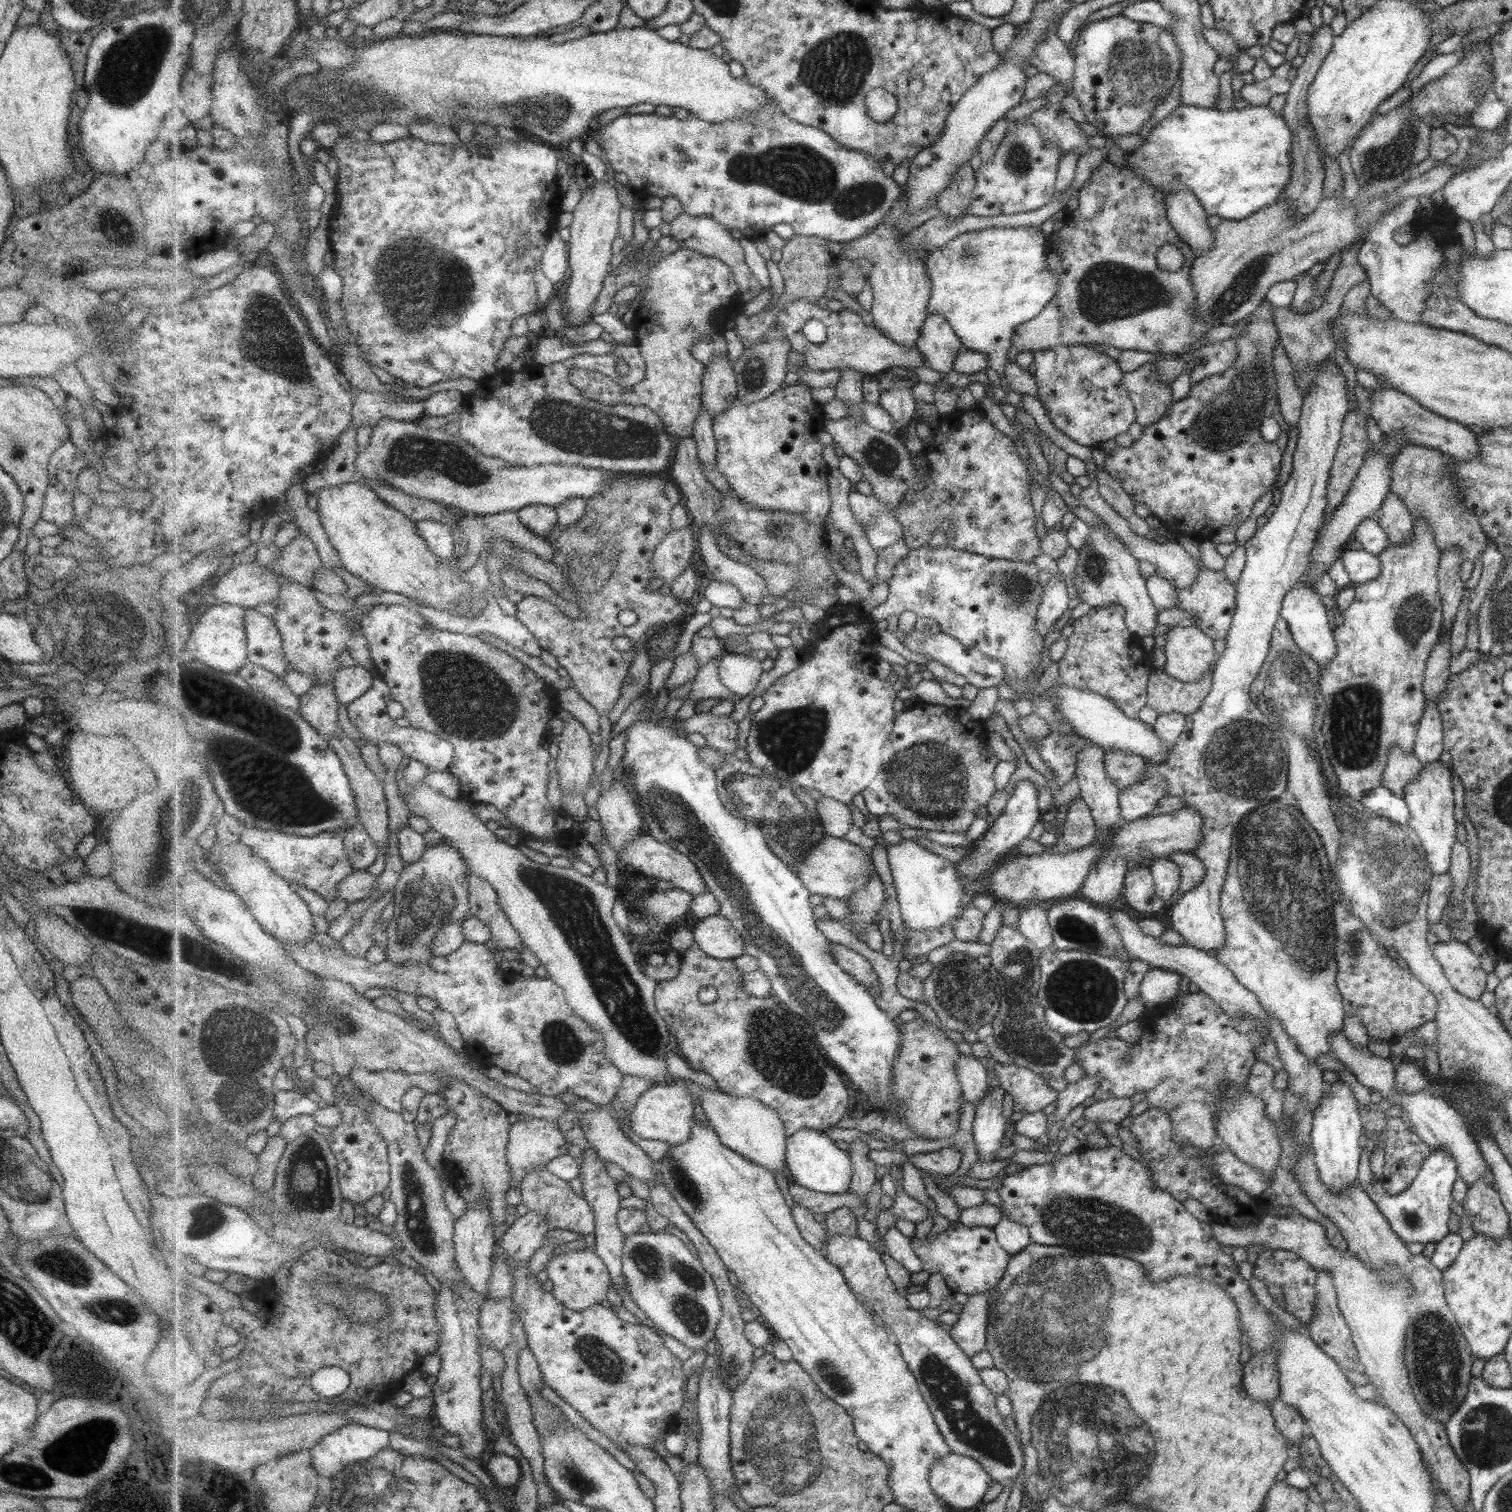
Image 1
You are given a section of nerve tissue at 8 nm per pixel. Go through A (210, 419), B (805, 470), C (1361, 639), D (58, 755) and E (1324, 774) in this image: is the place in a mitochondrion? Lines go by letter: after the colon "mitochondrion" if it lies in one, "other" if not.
A: mitochondrion
B: other
C: other
D: other
E: mitochondrion

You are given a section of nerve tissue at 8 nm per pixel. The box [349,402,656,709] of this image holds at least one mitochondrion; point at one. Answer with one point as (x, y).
(607, 550)

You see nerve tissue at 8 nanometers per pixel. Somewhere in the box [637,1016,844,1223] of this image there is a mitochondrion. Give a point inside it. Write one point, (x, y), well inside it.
(693, 1197)

